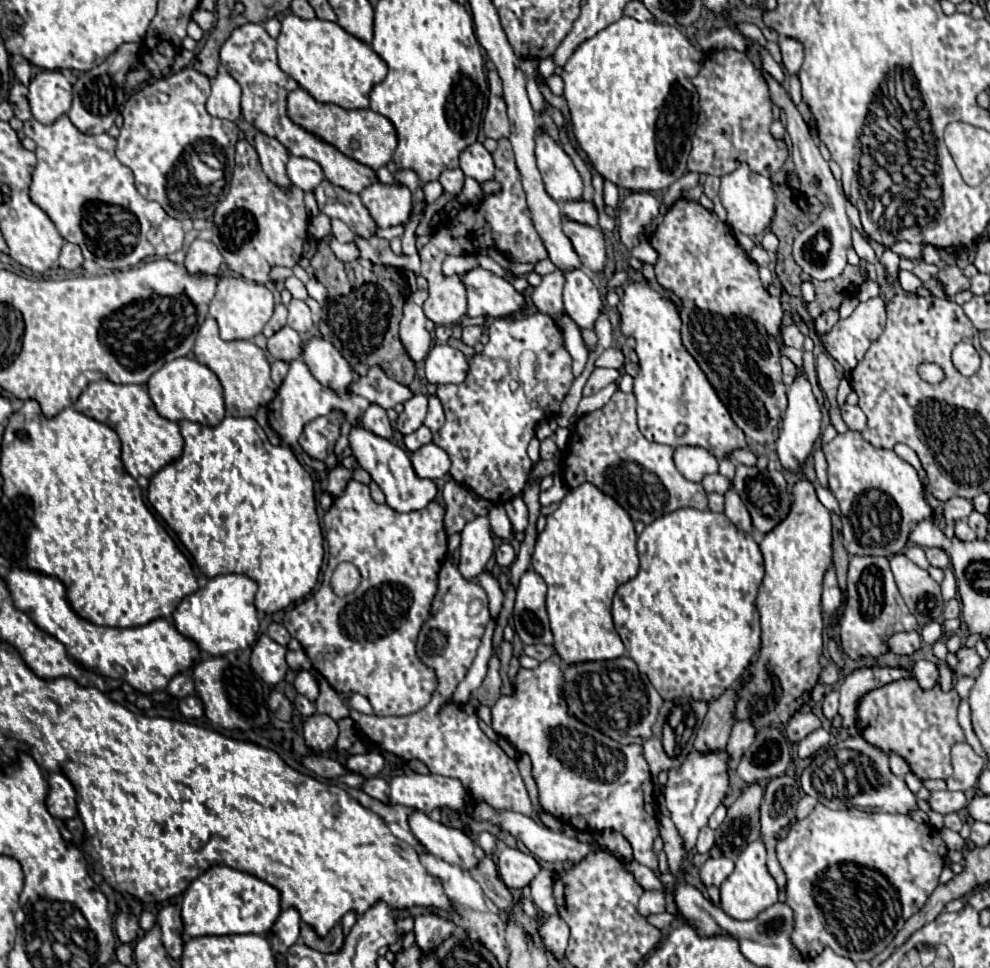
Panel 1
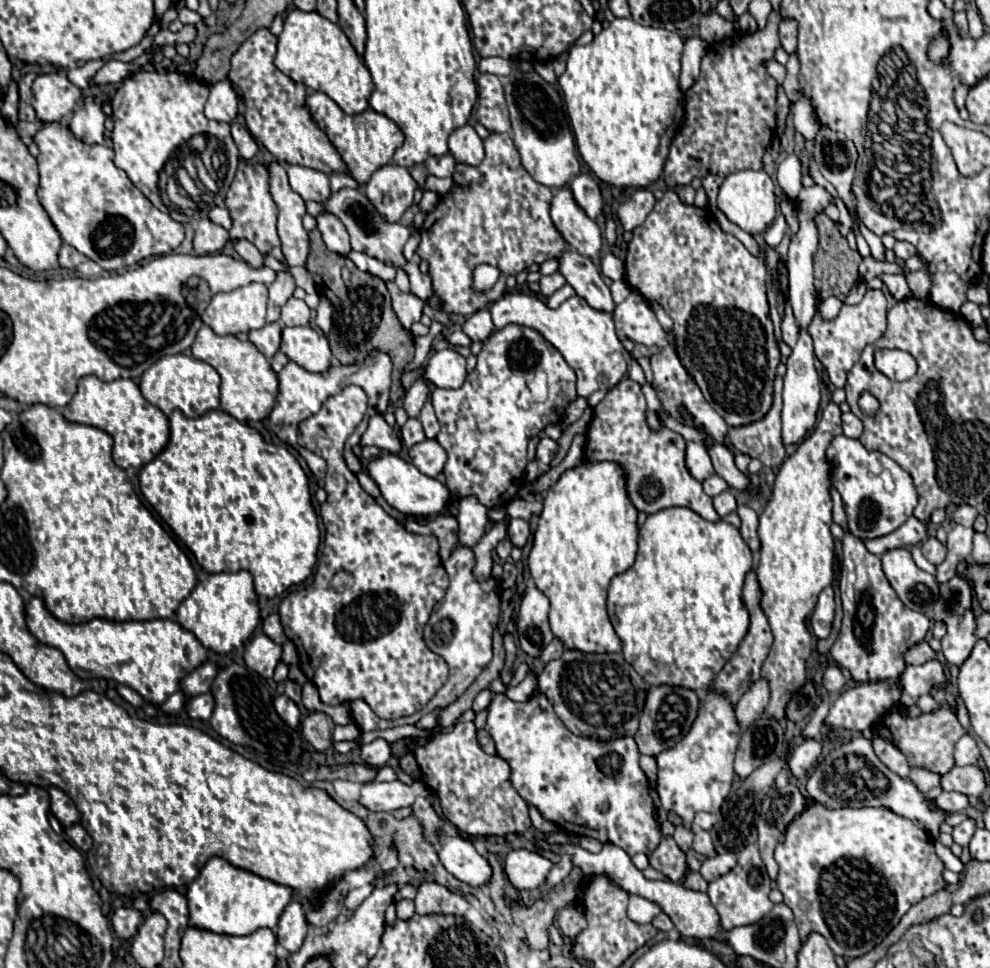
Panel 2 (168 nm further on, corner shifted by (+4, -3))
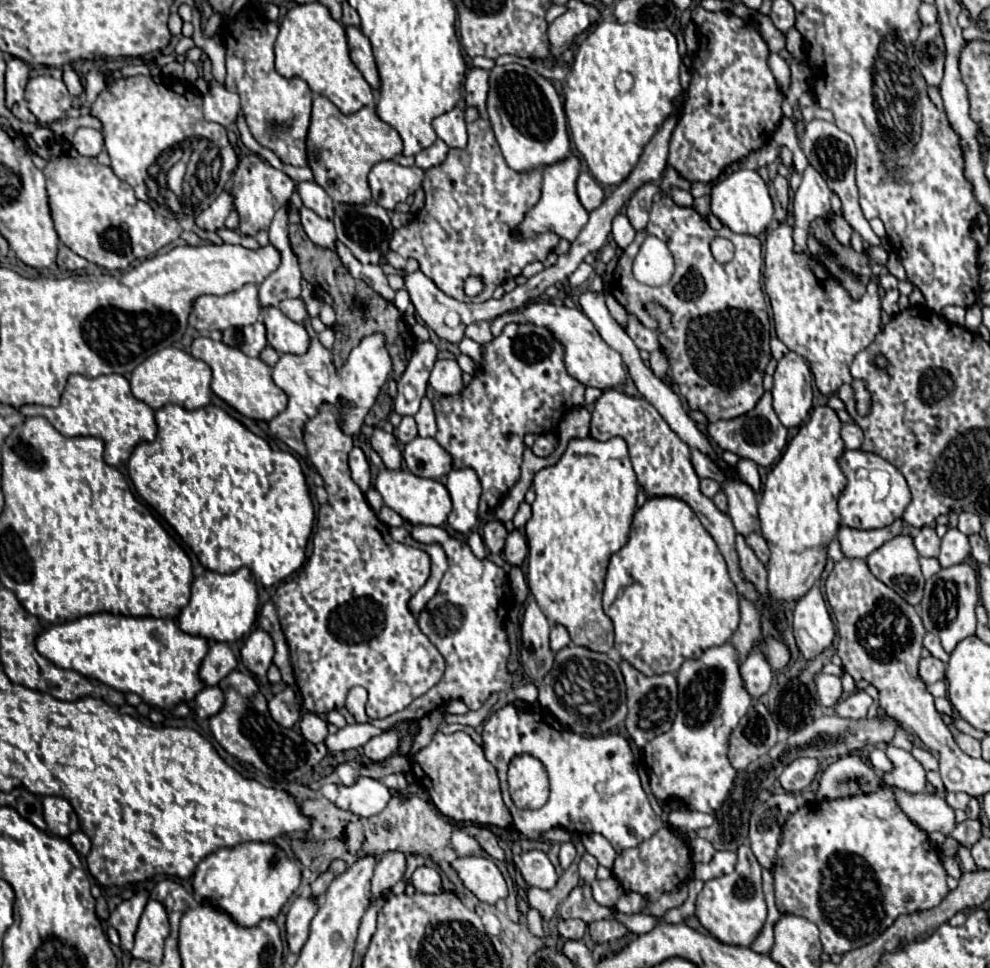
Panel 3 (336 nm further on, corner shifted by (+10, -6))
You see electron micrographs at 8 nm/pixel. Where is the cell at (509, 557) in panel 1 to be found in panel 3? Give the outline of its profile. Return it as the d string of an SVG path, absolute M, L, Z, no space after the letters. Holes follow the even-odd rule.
M488 521L488 523L484 525L482 539L484 539L484 545L488 547L488 551L494 553L494 555L498 555L498 553L502 553L502 549L504 549L506 535L508 535L508 531L506 531L506 527L504 527L502 523L498 523L498 521Z

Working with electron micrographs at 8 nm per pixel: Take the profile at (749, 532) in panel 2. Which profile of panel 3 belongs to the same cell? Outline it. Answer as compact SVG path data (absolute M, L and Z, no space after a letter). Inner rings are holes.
M750 533L748 537L746 537L746 543L748 543L748 547L756 553L756 557L766 565L768 563L768 545L766 545L766 541L762 539L762 535L760 533Z

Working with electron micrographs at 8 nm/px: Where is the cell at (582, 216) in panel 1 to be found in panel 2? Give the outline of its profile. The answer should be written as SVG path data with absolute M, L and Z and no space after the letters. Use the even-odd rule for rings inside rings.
M578 174L570 180L570 188L574 192L574 198L578 206L590 216L596 218L602 212L602 194L598 182L588 174Z

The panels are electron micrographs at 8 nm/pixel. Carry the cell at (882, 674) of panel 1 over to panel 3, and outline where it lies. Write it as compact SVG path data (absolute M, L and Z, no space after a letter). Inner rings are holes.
M856 691L848 699L838 701L836 715L842 718L861 719L865 718L872 705L872 697L866 691Z

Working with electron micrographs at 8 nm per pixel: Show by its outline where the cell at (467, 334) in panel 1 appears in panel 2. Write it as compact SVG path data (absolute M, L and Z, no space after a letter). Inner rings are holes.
M484 308L476 314L472 314L464 324L462 324L462 330L472 338L472 342L484 342L492 330L494 330L494 324L492 324L492 318L490 318L490 312Z

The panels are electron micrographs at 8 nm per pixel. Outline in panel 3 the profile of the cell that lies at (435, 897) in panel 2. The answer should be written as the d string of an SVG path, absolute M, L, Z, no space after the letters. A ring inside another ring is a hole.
M418 867L412 875L412 885L416 887L418 893L428 893L428 895L436 895L438 891L442 891L442 883L440 883L440 875L434 867Z

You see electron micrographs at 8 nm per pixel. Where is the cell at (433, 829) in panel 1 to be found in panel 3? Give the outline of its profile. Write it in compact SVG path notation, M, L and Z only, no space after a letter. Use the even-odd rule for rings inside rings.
M456 857L452 869L458 873L464 887L484 903L496 903L508 893L502 873L494 861L486 857Z

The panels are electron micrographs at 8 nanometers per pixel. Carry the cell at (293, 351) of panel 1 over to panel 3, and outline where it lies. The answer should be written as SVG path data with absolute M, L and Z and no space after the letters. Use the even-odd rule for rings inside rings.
M262 321L246 327L230 327L224 331L222 341L230 347L240 349L248 357L260 357L266 343L266 327Z

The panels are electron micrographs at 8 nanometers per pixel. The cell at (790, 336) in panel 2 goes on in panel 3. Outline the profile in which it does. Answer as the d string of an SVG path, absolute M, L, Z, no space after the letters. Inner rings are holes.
M780 225L768 235L764 261L764 289L772 303L778 339L812 363L812 375L820 393L836 393L842 383L852 381L850 363L854 355L866 349L880 331L878 285L870 283L866 295L860 301L852 301L846 289L810 253L798 255L792 251L792 227L788 225Z

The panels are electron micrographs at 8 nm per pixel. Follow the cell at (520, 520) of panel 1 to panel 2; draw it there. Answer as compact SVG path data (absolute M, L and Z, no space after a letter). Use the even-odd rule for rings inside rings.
M518 518L508 520L508 538L514 546L524 548L524 544L528 542L528 536L530 536L530 528L526 520L518 520Z

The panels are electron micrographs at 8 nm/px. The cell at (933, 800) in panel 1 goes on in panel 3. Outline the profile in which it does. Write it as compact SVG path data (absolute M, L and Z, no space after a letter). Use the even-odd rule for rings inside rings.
M948 793L946 795L946 803L952 809L966 809L968 807L968 801L970 801L970 797L966 793Z

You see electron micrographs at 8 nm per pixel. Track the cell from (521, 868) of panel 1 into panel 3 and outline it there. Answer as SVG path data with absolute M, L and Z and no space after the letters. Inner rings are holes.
M528 851L522 853L522 867L518 863L518 871L522 873L524 881L530 887L540 887L540 889L552 889L556 885L556 869L546 857L544 851Z

